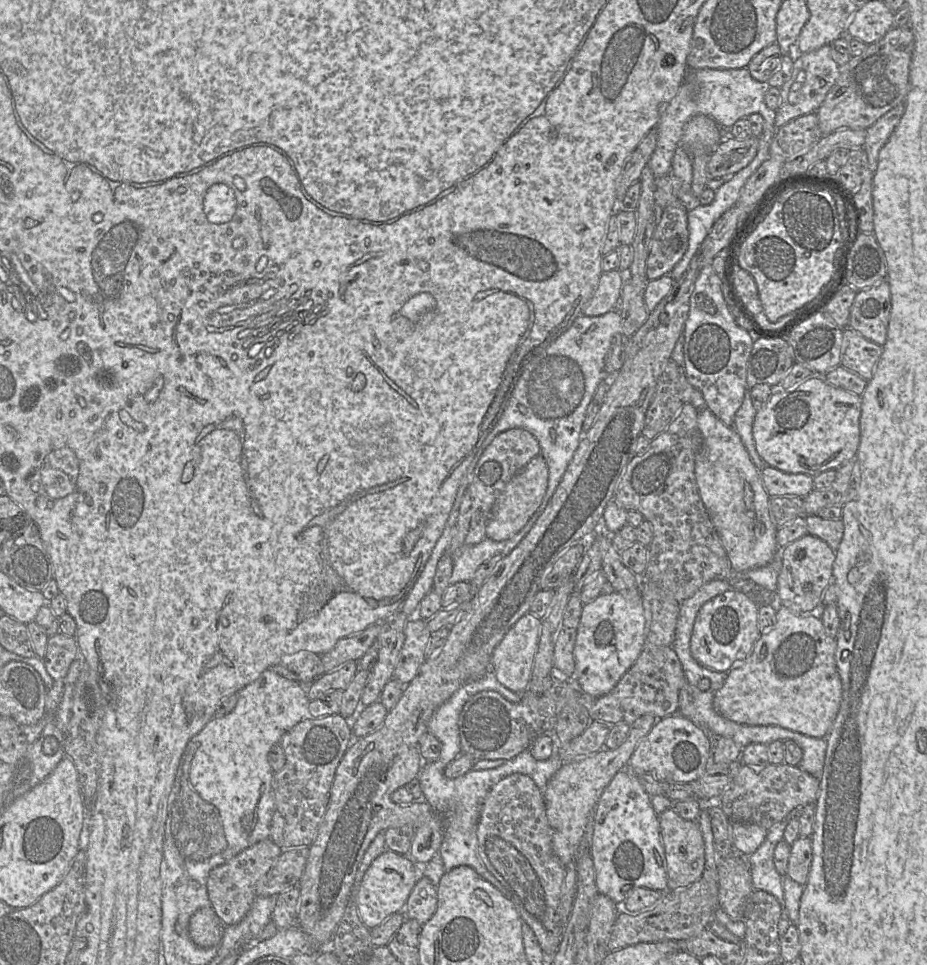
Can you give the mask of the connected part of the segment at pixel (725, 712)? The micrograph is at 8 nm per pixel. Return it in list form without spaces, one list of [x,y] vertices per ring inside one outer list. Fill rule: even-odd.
[[[776,594],[774,595],[774,601],[777,606],[777,611],[776,611],[776,615],[775,615],[775,624],[768,631],[761,633],[760,636],[758,637],[758,639],[756,640],[753,648],[748,653],[748,655],[745,657],[745,659],[743,661],[741,661],[740,663],[736,664],[735,666],[733,666],[727,672],[727,676],[726,676],[726,679],[725,679],[723,685],[716,691],[716,693],[714,695],[713,708],[720,715],[726,717],[729,720],[735,721],[737,723],[749,724],[749,725],[775,725],[775,726],[780,726],[782,728],[789,729],[791,731],[798,732],[798,733],[801,733],[801,734],[804,734],[807,736],[816,737],[816,738],[826,738],[826,736],[835,720],[835,717],[839,711],[841,698],[842,698],[842,683],[841,683],[841,678],[840,678],[838,670],[837,670],[836,659],[835,659],[835,653],[836,653],[836,648],[837,648],[836,639],[827,635],[827,633],[825,632],[823,623],[822,623],[821,619],[819,618],[818,613],[798,614],[798,613],[793,612],[792,610],[790,610],[787,607],[778,606],[777,601],[776,601]]]

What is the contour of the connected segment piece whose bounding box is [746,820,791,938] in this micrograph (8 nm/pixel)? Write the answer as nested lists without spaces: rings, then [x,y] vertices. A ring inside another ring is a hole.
[[[782,821],[772,826],[766,834],[760,847],[746,857],[751,876],[752,887],[762,890],[775,897],[780,906],[778,933],[780,938],[786,933],[791,924],[785,905],[782,886],[782,876],[776,871],[773,863],[774,849],[777,843],[784,839],[784,830],[787,821]]]

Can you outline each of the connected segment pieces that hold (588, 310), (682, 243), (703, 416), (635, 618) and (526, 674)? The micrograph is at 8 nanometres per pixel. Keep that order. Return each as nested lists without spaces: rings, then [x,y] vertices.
[[[619,270],[603,272],[598,287],[582,311],[585,316],[601,316],[617,307],[626,273]]]
[[[681,201],[663,209],[653,233],[647,258],[646,275],[655,280],[668,275],[688,247],[688,209]]]
[[[708,408],[698,409],[698,428],[703,445],[695,461],[695,478],[734,573],[768,564],[778,553],[777,527],[770,511],[770,495],[739,434]]]
[[[619,592],[602,594],[584,604],[574,645],[573,680],[592,696],[609,693],[635,663],[645,644],[645,617],[642,600],[630,602]]]
[[[528,612],[508,630],[493,650],[490,661],[491,670],[497,680],[512,692],[522,694],[531,680],[540,629],[541,620]]]

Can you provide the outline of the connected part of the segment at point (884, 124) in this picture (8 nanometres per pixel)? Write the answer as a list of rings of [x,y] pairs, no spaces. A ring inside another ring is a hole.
[[[900,103],[881,116],[866,131],[863,149],[867,153],[869,169],[874,173],[878,167],[878,155],[899,124],[905,112],[905,104]]]

